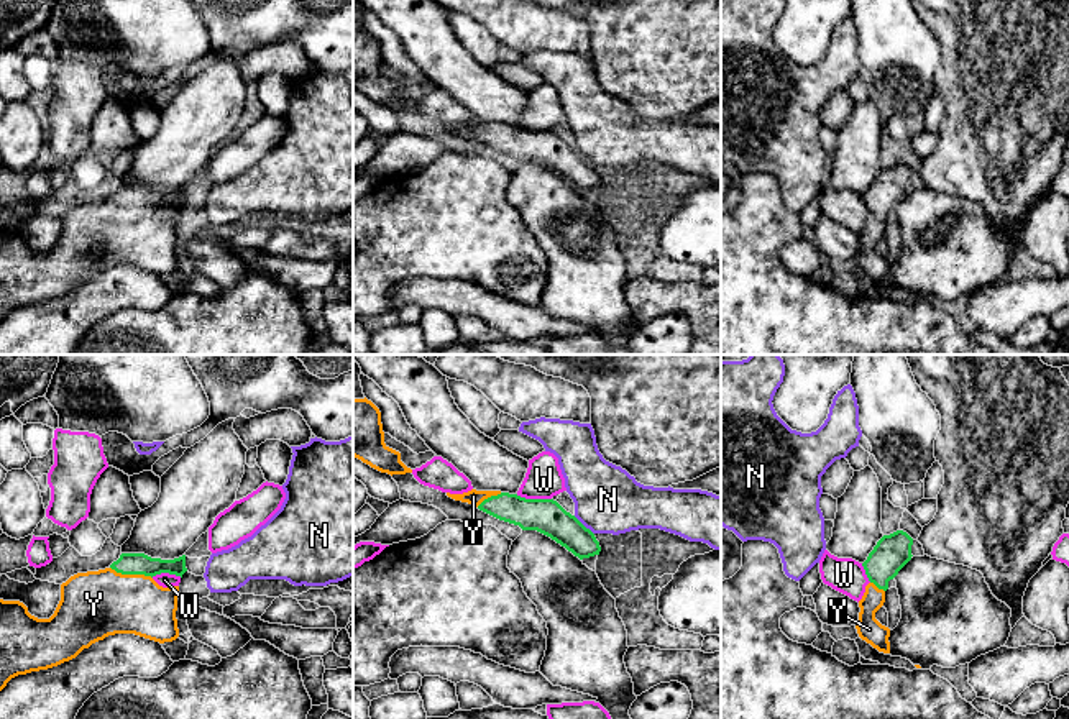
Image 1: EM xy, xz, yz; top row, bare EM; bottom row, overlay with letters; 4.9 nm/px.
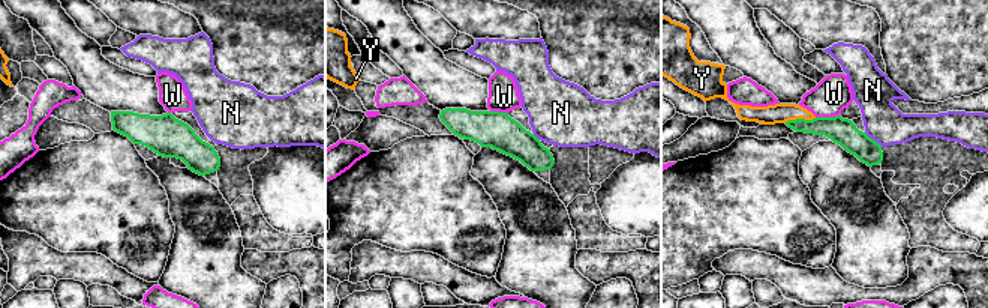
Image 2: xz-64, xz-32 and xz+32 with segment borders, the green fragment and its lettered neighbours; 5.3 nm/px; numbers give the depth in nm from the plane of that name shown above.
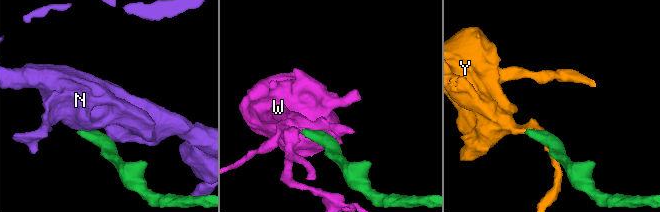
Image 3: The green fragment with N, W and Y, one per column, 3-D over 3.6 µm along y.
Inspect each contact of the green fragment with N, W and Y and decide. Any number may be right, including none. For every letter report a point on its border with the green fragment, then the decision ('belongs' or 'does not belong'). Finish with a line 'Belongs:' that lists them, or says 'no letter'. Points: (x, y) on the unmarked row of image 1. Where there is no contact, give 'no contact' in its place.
N: xz (582, 156) | does not belong
W: xz (534, 132) | does not belong
Y: xy (132, 206) | belongs
Belongs: Y

